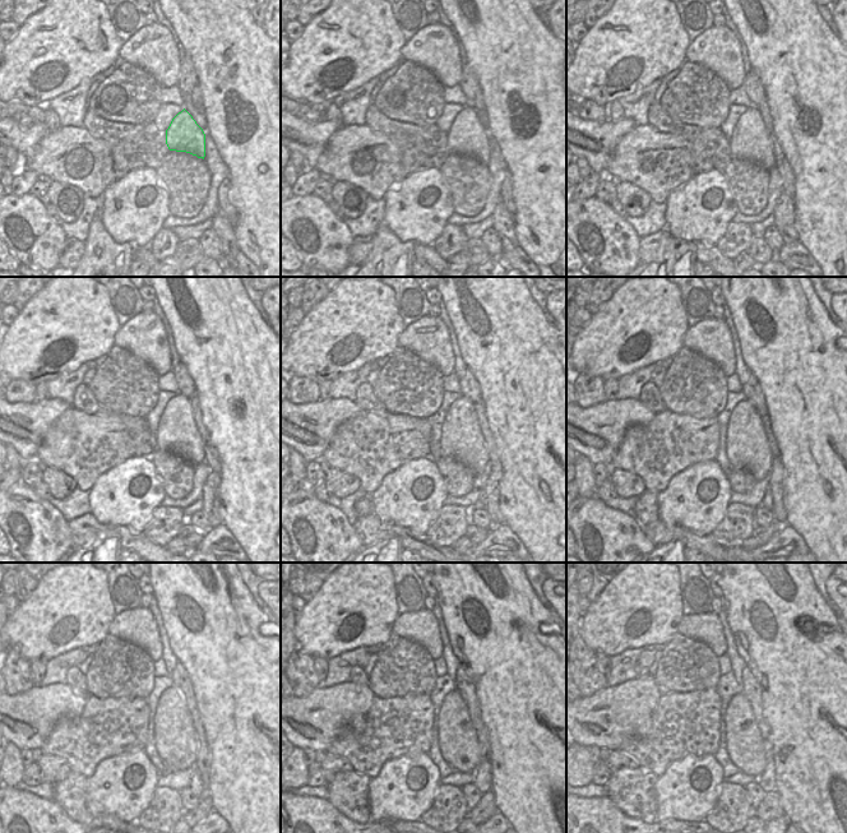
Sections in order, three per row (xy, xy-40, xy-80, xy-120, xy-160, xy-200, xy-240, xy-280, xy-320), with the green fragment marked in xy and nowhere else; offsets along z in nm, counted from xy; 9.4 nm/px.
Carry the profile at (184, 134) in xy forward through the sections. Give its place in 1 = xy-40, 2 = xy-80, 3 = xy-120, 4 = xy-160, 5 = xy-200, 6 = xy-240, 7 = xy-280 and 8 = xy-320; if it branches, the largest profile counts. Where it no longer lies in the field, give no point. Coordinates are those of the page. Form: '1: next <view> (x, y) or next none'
1: next xy-40 (468, 135)
2: next xy-80 (750, 140)
3: next xy-120 (177, 433)
4: next xy-160 (462, 439)
5: next xy-200 (746, 444)
6: next xy-240 (176, 741)
7: next xy-280 (457, 737)
8: next xy-320 (745, 748)

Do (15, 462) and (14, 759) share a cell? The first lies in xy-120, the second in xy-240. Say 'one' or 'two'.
one

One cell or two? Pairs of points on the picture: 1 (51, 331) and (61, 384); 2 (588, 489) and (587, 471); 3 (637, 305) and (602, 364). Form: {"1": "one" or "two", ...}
{"1": "two", "2": "one", "3": "one"}

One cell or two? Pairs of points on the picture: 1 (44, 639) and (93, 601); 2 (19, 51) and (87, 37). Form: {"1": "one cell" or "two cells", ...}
{"1": "one cell", "2": "one cell"}

